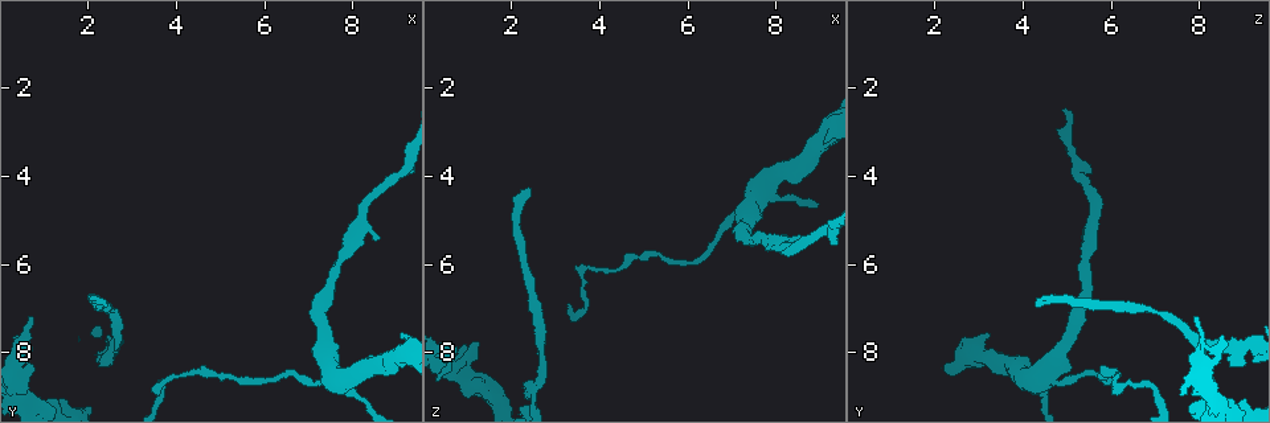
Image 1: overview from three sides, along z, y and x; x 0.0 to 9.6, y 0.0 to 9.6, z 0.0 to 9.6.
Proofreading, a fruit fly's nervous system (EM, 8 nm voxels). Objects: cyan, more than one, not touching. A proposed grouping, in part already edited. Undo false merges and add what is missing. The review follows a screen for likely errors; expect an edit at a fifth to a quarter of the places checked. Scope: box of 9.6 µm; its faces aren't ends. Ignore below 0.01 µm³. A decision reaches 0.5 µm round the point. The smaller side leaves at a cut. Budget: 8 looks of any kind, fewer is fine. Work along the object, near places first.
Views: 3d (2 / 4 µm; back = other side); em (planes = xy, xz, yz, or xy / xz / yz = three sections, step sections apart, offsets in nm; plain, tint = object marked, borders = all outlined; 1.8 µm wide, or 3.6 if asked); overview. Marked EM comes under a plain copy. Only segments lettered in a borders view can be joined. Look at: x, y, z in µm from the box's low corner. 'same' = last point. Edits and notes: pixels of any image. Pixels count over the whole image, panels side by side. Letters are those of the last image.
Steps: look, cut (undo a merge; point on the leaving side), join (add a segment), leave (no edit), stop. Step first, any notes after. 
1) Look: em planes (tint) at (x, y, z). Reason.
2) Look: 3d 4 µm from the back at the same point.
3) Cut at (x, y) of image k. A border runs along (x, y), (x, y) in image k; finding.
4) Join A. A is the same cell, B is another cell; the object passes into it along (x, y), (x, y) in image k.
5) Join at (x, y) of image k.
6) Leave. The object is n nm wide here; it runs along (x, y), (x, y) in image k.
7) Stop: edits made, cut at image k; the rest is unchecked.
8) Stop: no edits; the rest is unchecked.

Look: 3d 4 µm at (1.05, 9.10, 7.90). Stops while still wide.

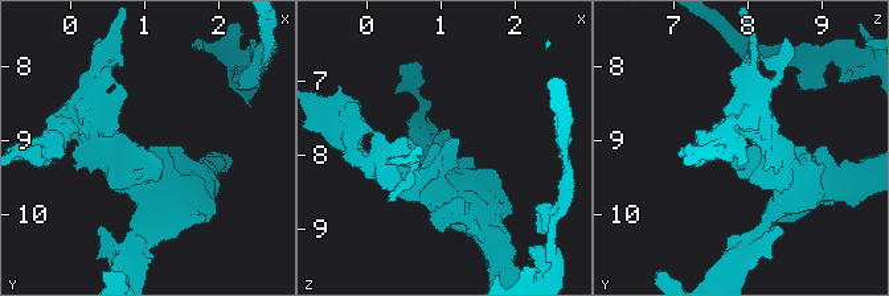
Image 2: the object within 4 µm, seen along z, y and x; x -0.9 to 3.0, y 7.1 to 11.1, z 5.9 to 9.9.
Look: em xy step 4 (borders) at (1.00, 9.10, 7.80). Now the EM.

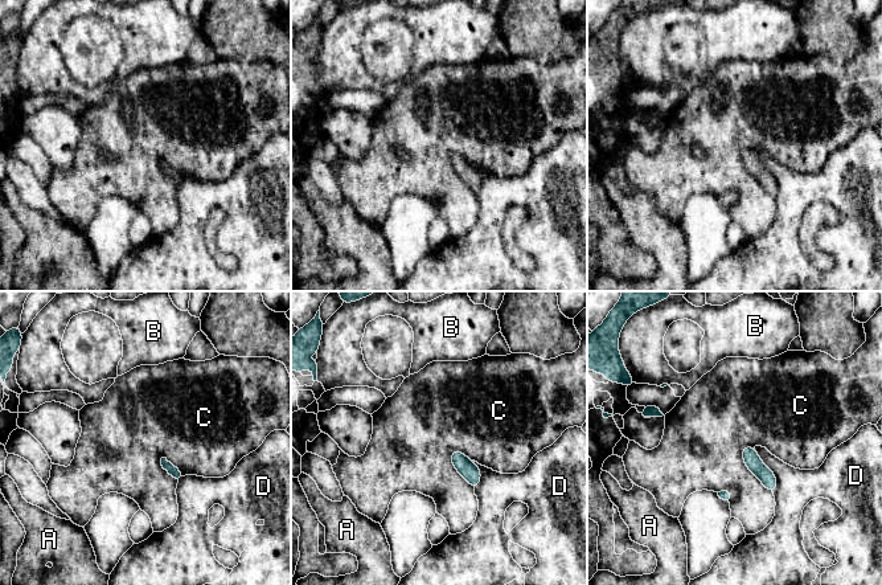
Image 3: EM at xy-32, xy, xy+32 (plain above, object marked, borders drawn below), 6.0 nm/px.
Leave. A, B, C and D are other cells; no lettered segment goes on from it.

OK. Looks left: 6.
Look: 3d 4 µm from the back at (0.65, 7.20, 7.95). Branch stops here.

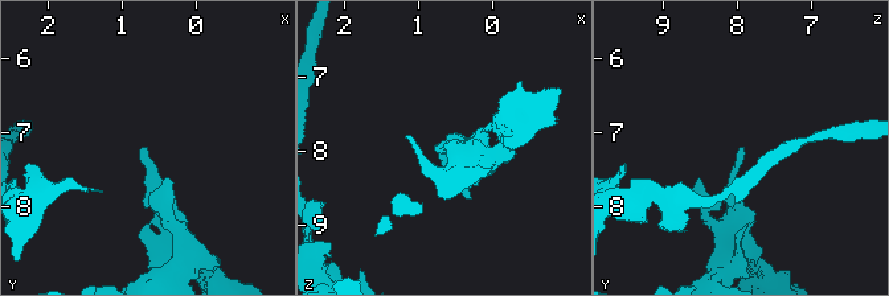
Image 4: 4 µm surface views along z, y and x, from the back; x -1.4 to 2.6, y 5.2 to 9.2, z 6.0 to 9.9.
Look: em planes (tint) at (0.70, 7.15, 7.90).

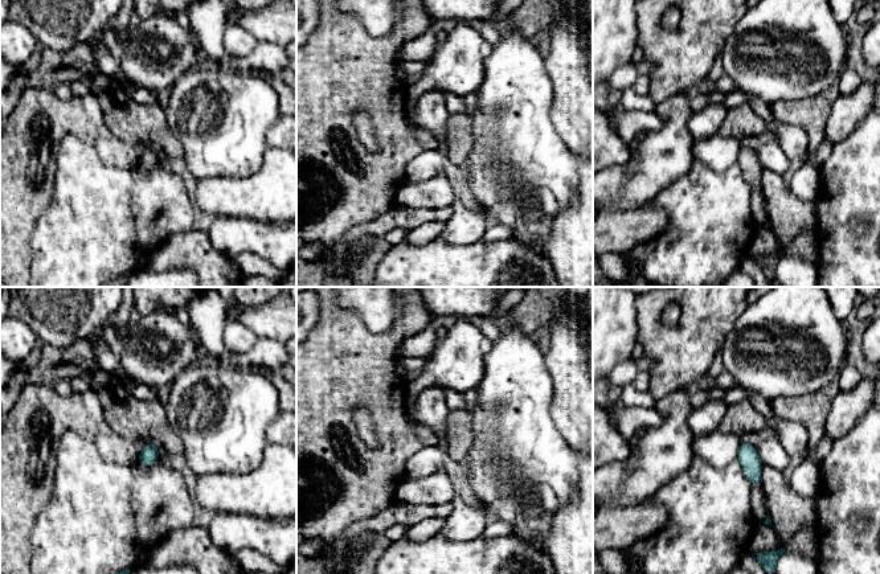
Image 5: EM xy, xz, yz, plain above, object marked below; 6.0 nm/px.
Look: em planes (borders) at the same point.

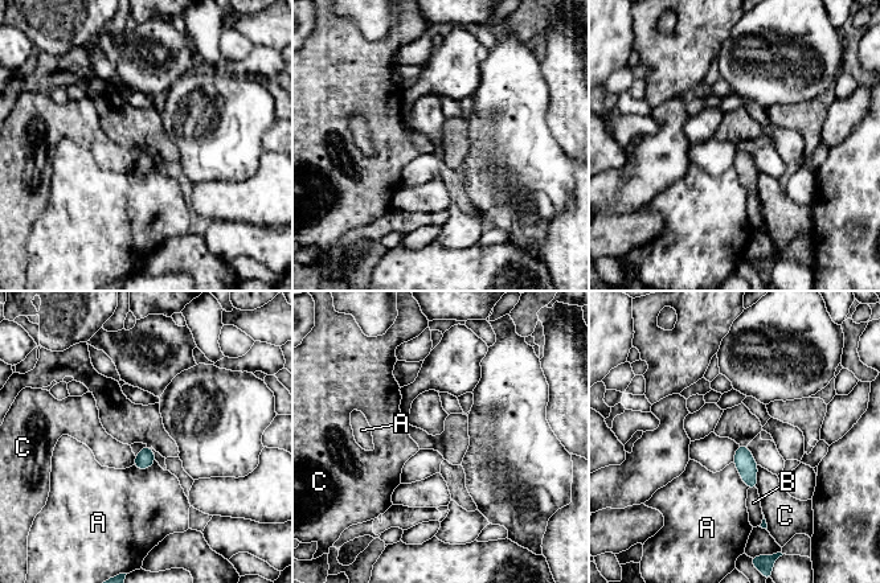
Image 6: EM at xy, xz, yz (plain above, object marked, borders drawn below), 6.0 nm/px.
Leave. A, B and C are other cells; a border runs along (758, 466), (757, 489) in image 6; no lettered segment goes on from it.

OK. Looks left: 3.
Look: em xz step 4 (tint) at (7.30, 8.70, 4.70). Small branch off a trunk.

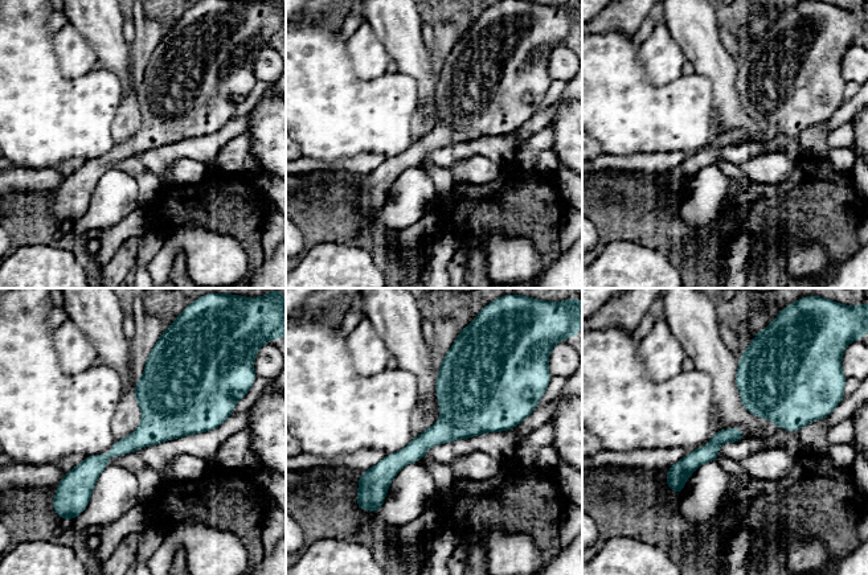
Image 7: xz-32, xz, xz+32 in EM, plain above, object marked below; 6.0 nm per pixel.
Look: em planes (tint) at the same point.

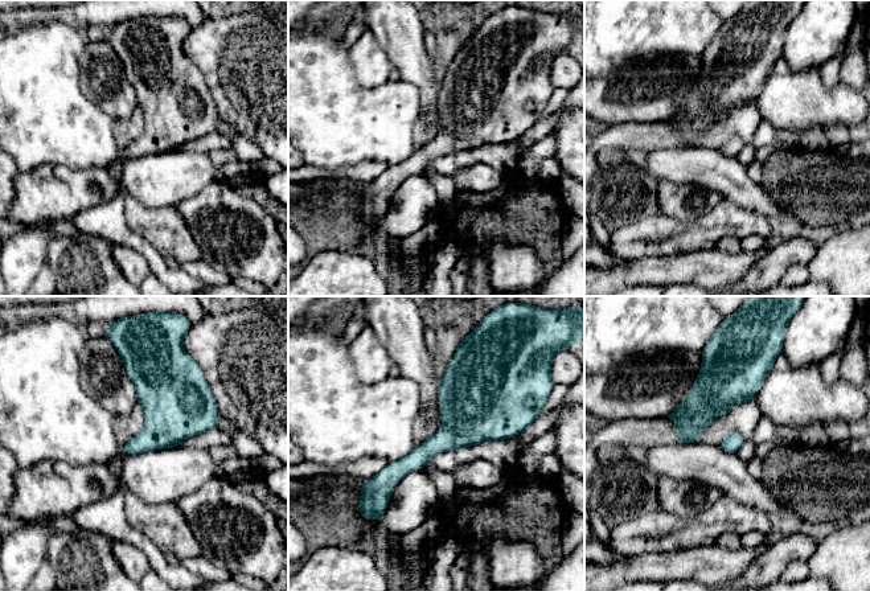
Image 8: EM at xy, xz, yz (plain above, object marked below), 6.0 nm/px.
Look: em planes (borders) at the same point. See the neighbours.

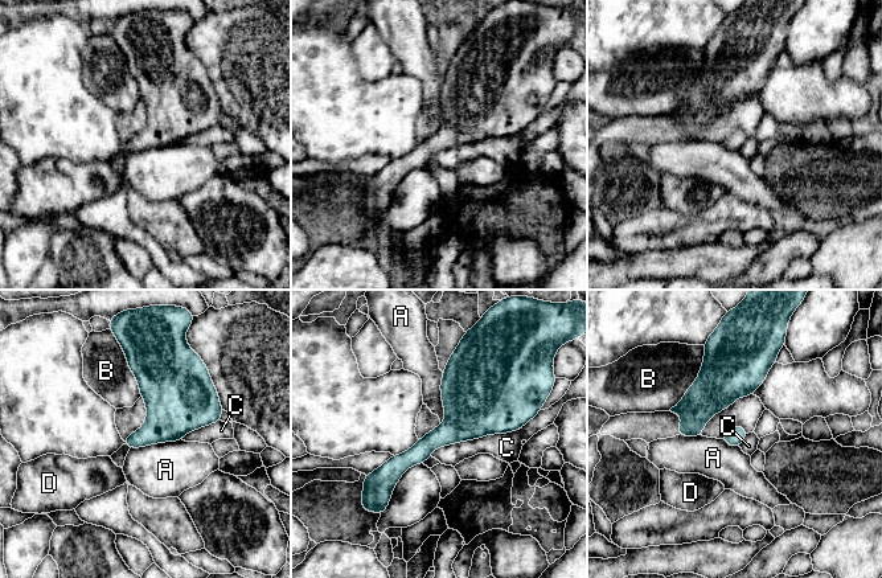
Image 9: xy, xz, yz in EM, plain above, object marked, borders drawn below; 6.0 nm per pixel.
Leave. A, B, C and D are other cells; a border runs along (517, 429), (439, 446), (430, 455) in image 9; continuous, no second neuron.

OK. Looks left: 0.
Stop: no edits; the rest is unchecked.

